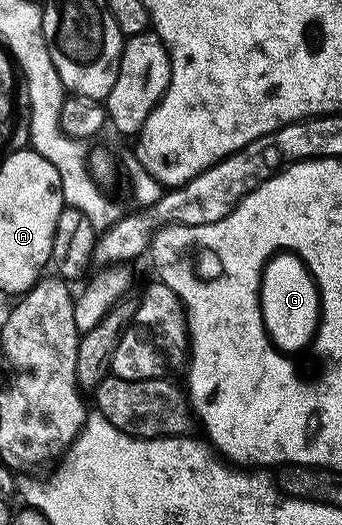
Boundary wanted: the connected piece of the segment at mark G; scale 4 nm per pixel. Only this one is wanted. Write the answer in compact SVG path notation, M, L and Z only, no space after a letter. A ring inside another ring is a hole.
M278 249L278 257L270 257L270 261L262 261L262 273L258 273L258 309L262 309L262 317L266 317L266 309L270 309L270 321L262 321L262 337L270 337L270 349L278 353L278 357L290 357L290 365L302 365L302 377L306 377L306 369L310 369L310 353L314 353L314 345L318 345L318 333L322 333L322 317L326 317L326 297L322 297L322 281L318 281L318 273L310 269L310 261L302 257L302 253L290 253L290 249Z

